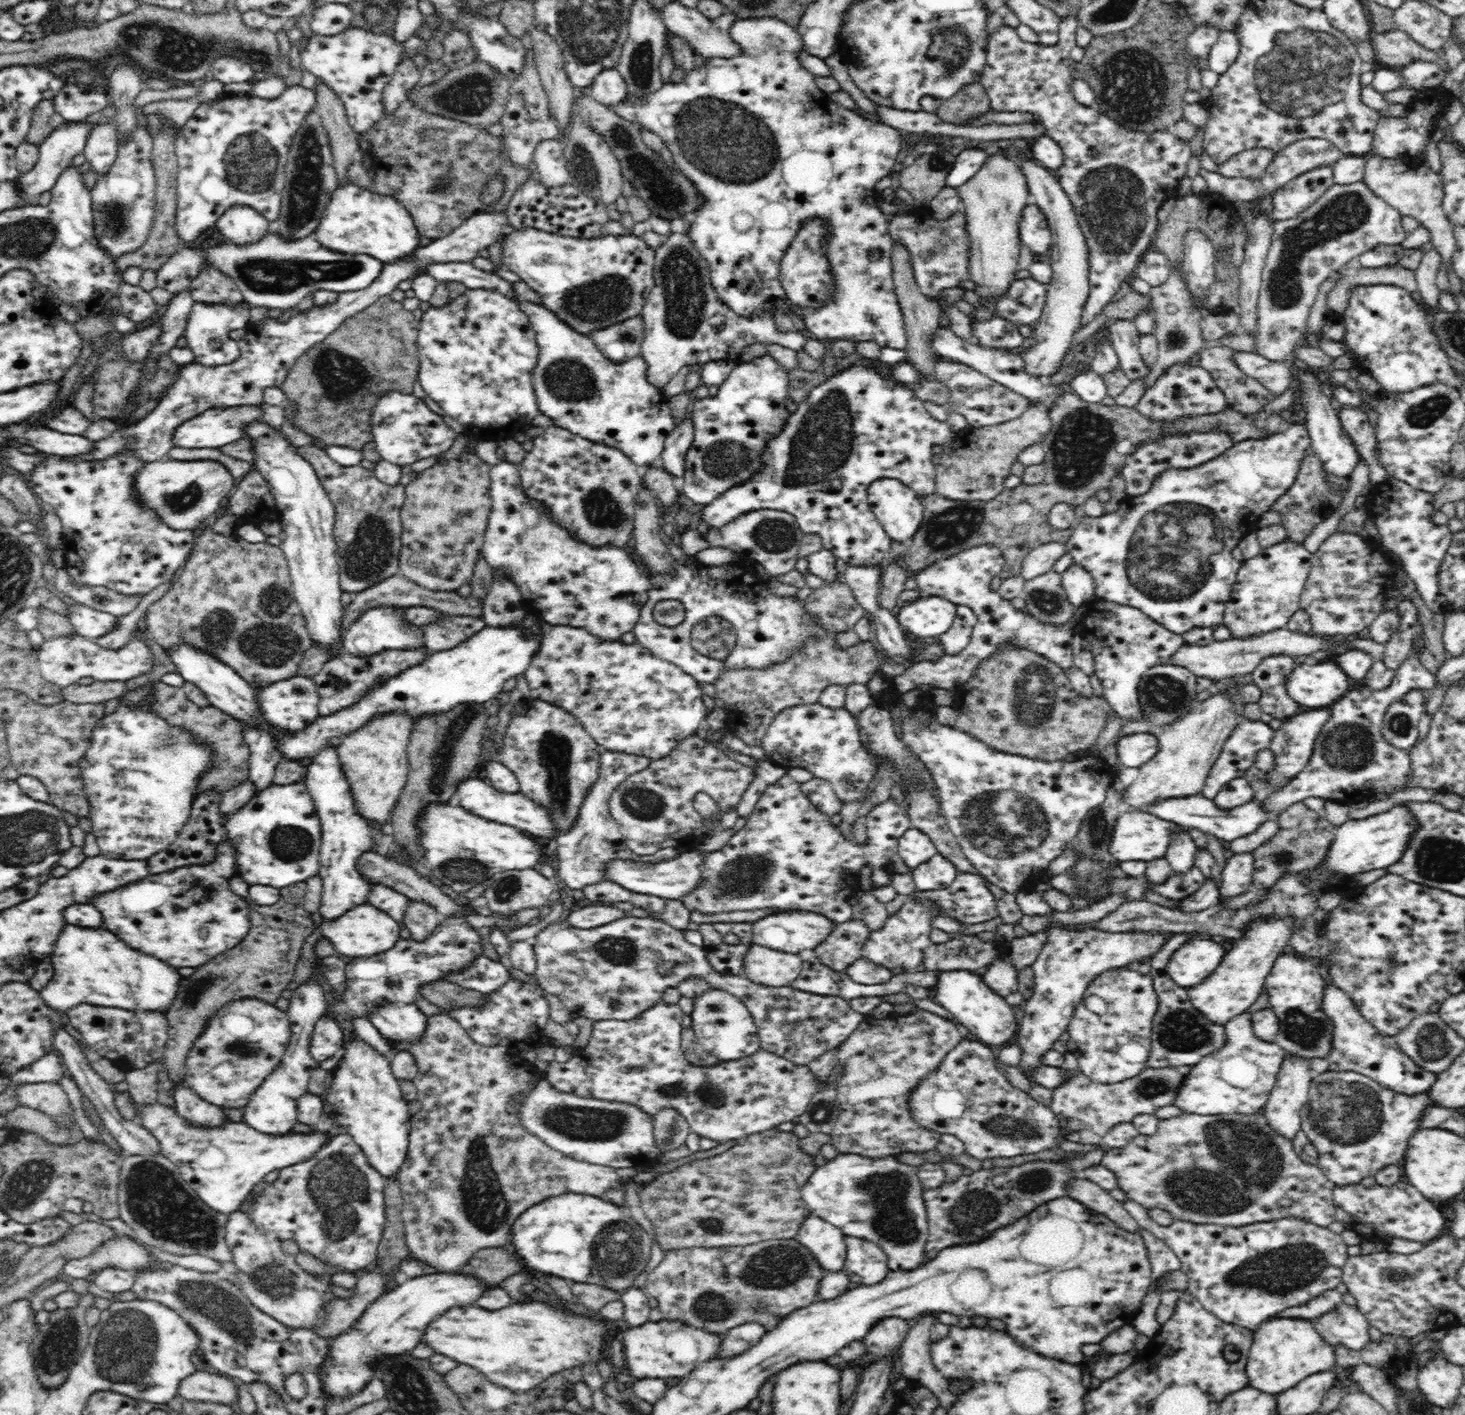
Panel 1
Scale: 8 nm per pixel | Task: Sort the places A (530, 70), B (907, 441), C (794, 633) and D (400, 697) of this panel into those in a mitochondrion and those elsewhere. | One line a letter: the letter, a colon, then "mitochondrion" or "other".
A: other
B: other
C: other
D: other

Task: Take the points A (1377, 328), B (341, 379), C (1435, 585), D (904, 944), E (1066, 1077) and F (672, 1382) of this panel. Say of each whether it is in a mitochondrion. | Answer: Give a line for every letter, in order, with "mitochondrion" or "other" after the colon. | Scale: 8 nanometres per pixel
A: other
B: mitochondrion
C: other
D: mitochondrion
E: other
F: other

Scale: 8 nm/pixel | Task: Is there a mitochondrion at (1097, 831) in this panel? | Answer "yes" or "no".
yes

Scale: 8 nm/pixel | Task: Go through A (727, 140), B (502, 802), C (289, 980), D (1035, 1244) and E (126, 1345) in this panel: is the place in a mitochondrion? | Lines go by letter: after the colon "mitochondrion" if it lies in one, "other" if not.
A: mitochondrion
B: other
C: other
D: other
E: mitochondrion

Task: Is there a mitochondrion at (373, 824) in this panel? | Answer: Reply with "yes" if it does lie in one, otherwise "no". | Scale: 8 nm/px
no

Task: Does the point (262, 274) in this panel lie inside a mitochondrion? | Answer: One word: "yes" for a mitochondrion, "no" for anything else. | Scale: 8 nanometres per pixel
yes

